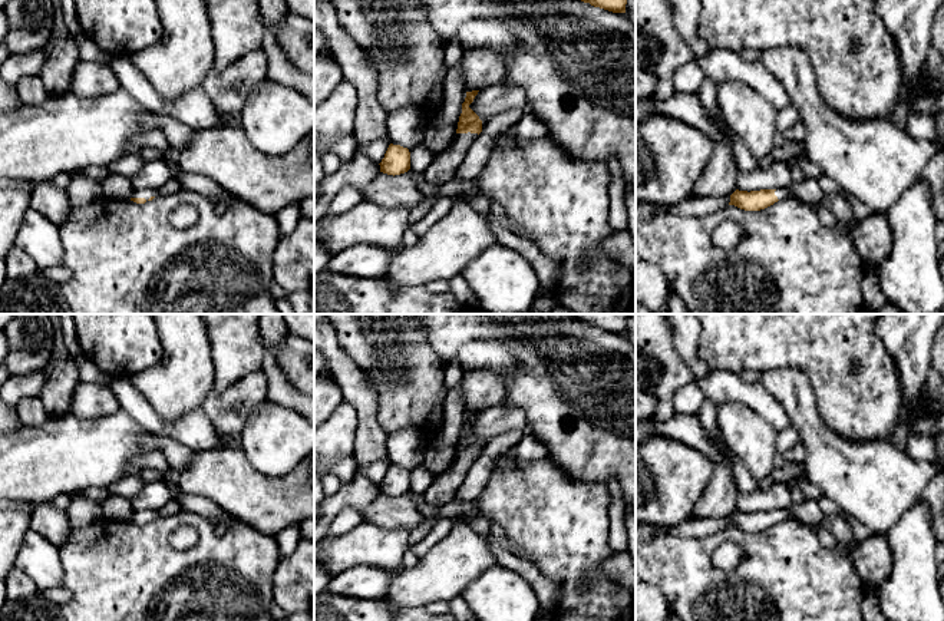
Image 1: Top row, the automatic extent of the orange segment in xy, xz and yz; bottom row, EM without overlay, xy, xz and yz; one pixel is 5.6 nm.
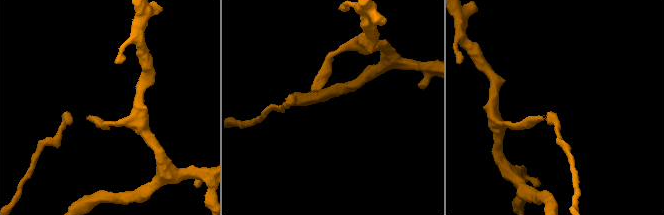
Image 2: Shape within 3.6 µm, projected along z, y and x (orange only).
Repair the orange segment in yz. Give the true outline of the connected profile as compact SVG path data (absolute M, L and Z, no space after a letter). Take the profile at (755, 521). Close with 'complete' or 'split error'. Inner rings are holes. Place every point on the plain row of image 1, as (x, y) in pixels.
M736 511L730 516L729 526L735 526L745 532L760 532L779 522L775 512L776 511L760 511L747 513Z | complete

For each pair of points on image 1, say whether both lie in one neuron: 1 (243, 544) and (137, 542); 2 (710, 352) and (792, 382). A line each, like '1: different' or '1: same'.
1: same
2: different

